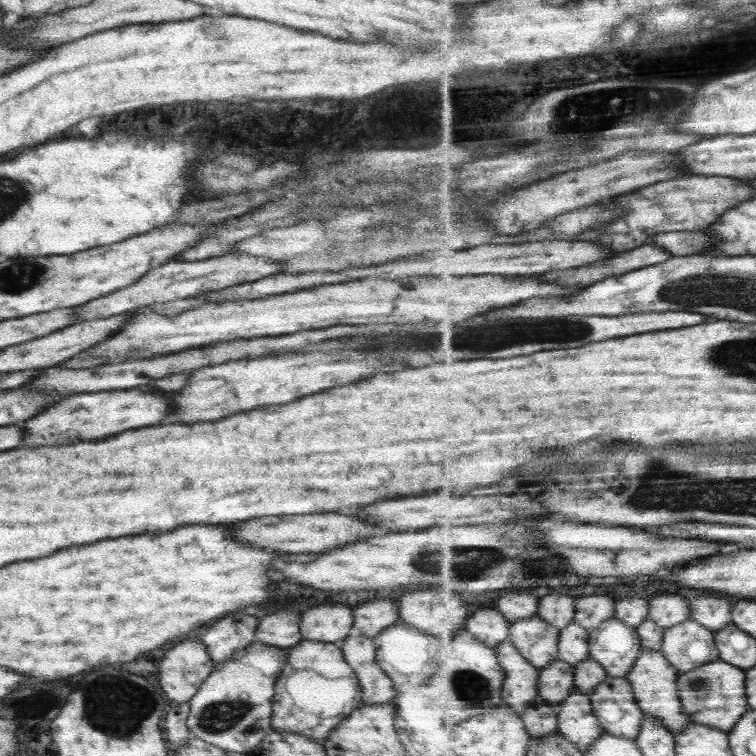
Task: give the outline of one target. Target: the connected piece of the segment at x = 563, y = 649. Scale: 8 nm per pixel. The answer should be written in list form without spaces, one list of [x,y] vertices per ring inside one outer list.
[[[573,622],[562,630],[559,656],[573,665],[582,664],[591,658],[591,630]]]

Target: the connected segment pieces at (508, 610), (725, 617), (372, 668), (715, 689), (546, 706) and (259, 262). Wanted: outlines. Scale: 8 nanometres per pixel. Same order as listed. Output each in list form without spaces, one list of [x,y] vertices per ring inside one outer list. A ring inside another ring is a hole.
[[[506,591],[495,606],[514,623],[538,615],[540,605],[541,597],[532,592]]]
[[[702,596],[691,600],[691,618],[704,623],[710,630],[718,632],[733,623],[734,604],[728,600],[729,596]]]
[[[353,632],[339,643],[345,661],[358,680],[365,704],[393,702],[399,689],[376,663],[376,647],[372,638]]]
[[[722,659],[695,668],[690,672],[680,672],[679,695],[685,713],[692,715],[692,721],[695,723],[719,728],[730,733],[751,709],[747,682],[747,671]]]
[[[539,696],[521,717],[527,723],[527,729],[531,731],[533,739],[548,737],[559,730],[559,707],[547,702]]]
[[[230,253],[224,256],[215,257],[209,260],[194,261],[194,262],[170,262],[164,264],[156,270],[150,270],[144,274],[142,280],[134,282],[134,286],[122,288],[118,292],[112,292],[108,296],[96,298],[92,302],[88,302],[86,306],[82,304],[80,308],[80,322],[86,320],[94,320],[94,318],[108,318],[114,314],[122,314],[122,312],[130,312],[134,308],[140,306],[152,306],[158,302],[170,302],[176,298],[186,298],[200,296],[208,292],[216,292],[230,288],[230,286],[238,286],[238,284],[255,282],[261,278],[266,278],[280,271],[280,264],[272,262],[268,258],[254,258],[247,254]]]

